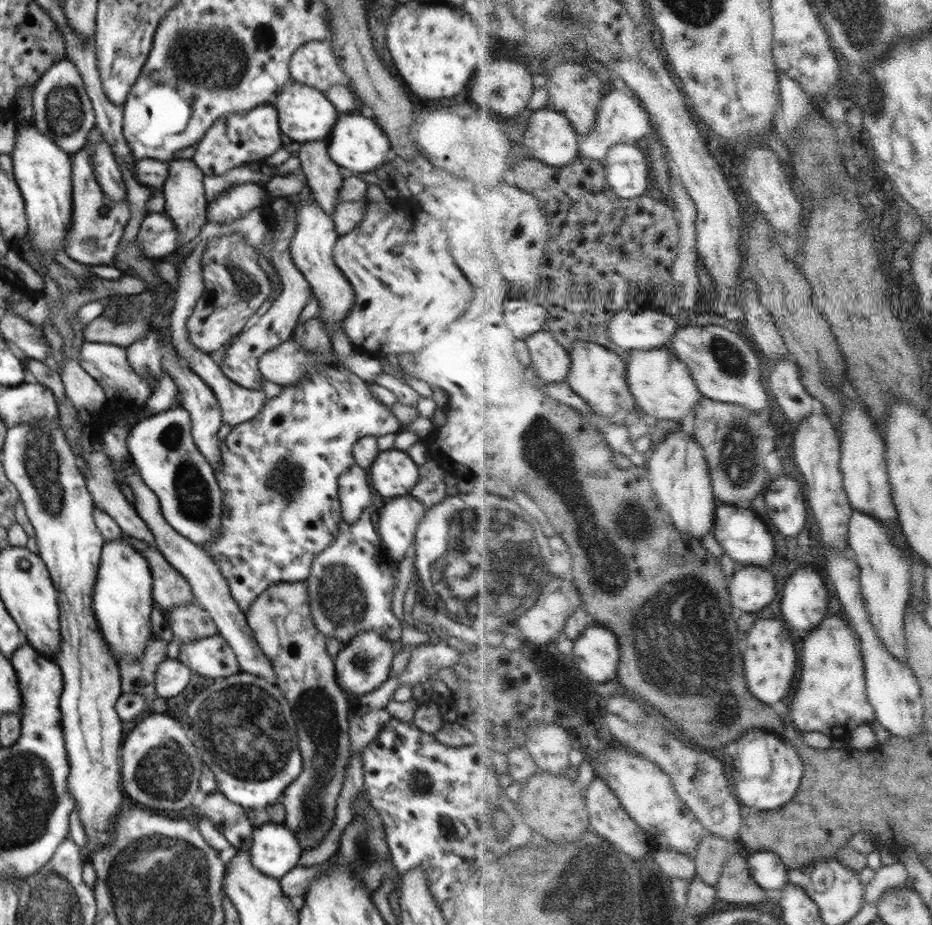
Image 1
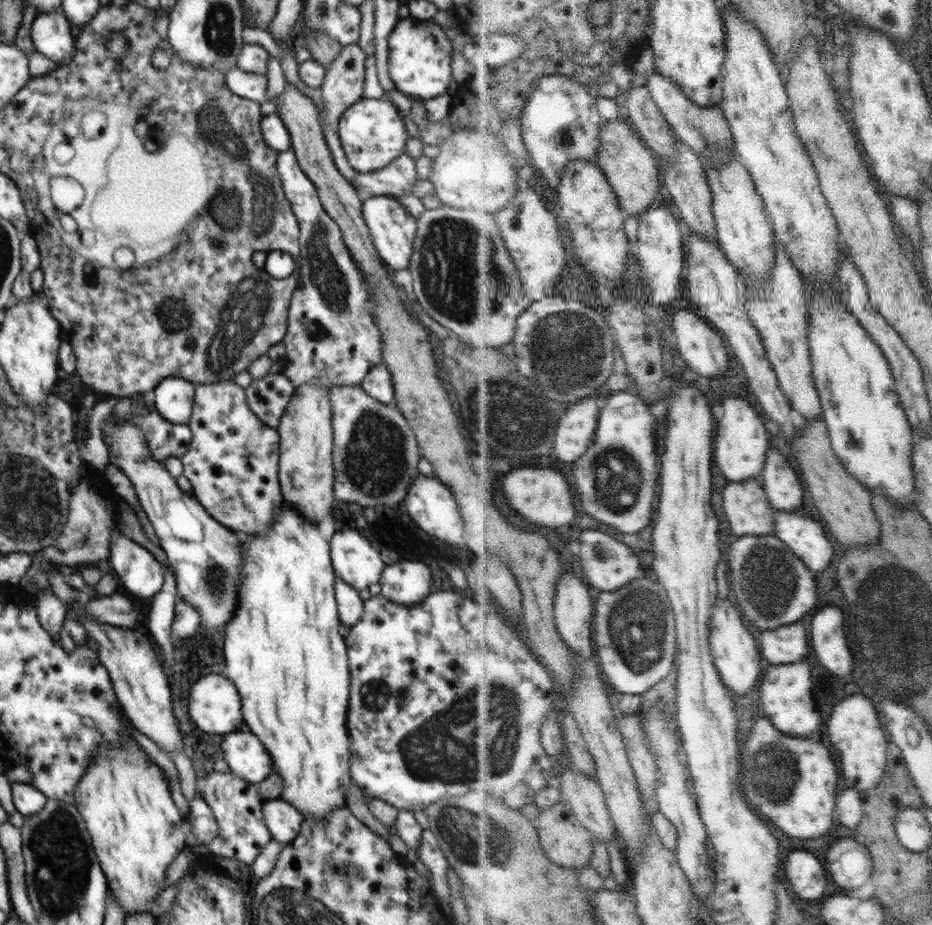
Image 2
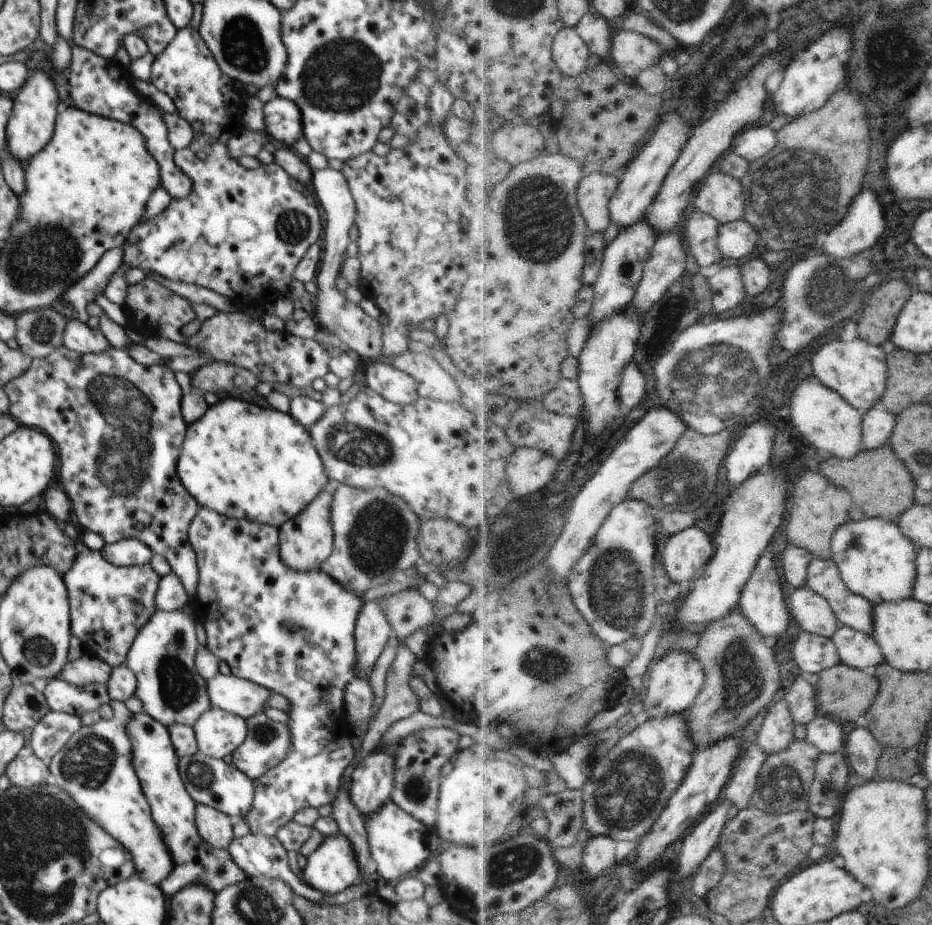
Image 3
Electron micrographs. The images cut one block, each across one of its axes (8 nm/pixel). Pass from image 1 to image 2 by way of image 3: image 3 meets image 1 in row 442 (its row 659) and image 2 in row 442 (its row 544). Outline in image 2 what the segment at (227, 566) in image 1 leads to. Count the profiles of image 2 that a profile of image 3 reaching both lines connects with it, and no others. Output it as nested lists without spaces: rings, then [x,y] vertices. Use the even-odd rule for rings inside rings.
[[[235,382],[196,384],[193,409],[187,425],[193,437],[188,451],[180,458],[183,476],[190,482],[192,494],[218,523],[232,532],[262,536],[274,523],[283,497],[279,484],[279,432],[262,422],[250,410],[245,388]]]

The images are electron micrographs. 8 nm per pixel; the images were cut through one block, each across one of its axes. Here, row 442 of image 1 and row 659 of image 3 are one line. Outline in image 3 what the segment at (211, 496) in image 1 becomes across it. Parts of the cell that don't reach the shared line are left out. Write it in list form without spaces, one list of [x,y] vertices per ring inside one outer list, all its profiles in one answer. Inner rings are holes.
[[[180,608],[158,609],[150,621],[140,629],[127,654],[126,665],[134,671],[137,678],[135,696],[142,701],[144,712],[161,722],[166,728],[173,724],[193,728],[200,715],[210,710],[212,706],[208,696],[207,681],[199,675],[195,667],[195,656],[200,645],[196,639],[196,628],[192,621],[193,618],[189,619]]]

